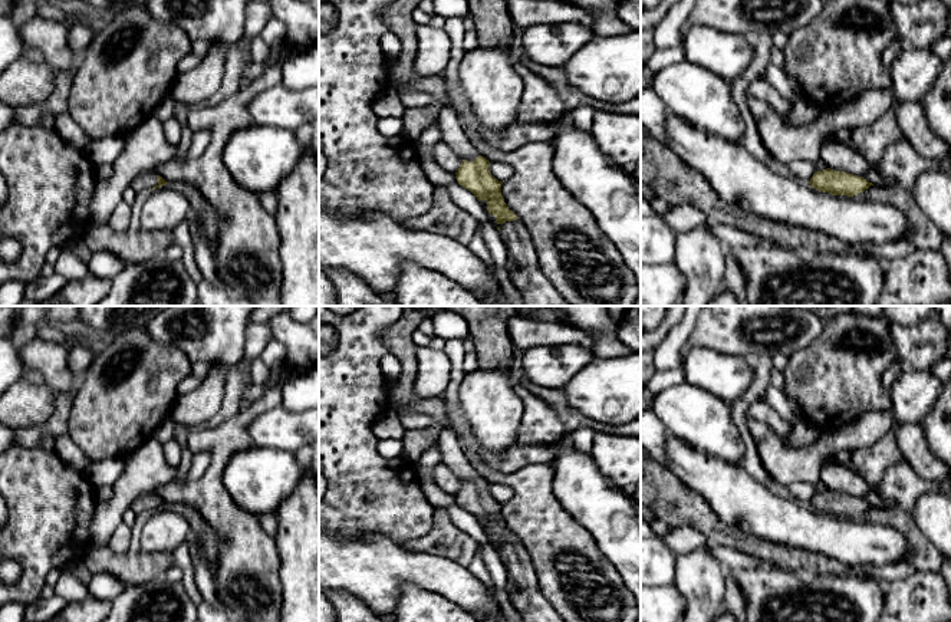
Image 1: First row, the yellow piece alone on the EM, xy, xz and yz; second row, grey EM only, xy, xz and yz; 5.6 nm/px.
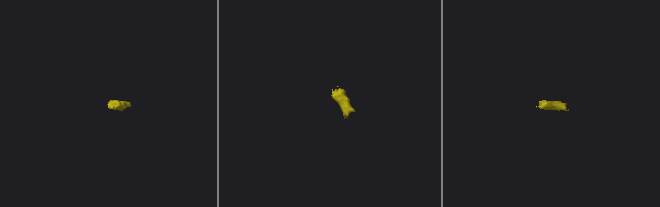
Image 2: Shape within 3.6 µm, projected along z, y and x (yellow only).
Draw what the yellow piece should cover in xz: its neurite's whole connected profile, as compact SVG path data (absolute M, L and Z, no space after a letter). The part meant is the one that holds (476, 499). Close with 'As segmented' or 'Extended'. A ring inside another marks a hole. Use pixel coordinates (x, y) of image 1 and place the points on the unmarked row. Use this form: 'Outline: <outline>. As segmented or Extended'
Outline: M450 427L442 428L432 445L440 450L441 463L463 481L455 494L458 506L471 513L478 523L486 521L488 536L493 536L497 546L501 547L500 557L509 579L517 583L517 590L510 596L510 600L521 613L523 621L565 622L540 592L527 550L504 524L503 504L491 497L490 483L478 477L464 457L454 431Z. Extended

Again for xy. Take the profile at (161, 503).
Outline: M152 493L136 497L131 509L138 513L152 513L158 509L168 506L162 498L155 497Z. Extended

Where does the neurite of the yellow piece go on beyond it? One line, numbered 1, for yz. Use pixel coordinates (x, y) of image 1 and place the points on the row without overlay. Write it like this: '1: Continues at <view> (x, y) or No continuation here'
1: No continuation here

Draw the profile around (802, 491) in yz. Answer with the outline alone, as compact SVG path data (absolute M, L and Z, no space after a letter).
M794 481L787 486L789 496L800 503L809 504L813 496L816 494L816 488L804 481Z

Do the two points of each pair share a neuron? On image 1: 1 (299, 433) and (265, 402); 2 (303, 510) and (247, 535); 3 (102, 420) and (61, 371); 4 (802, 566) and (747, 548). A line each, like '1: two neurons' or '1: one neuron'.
1: two neurons
2: two neurons
3: two neurons
4: one neuron

